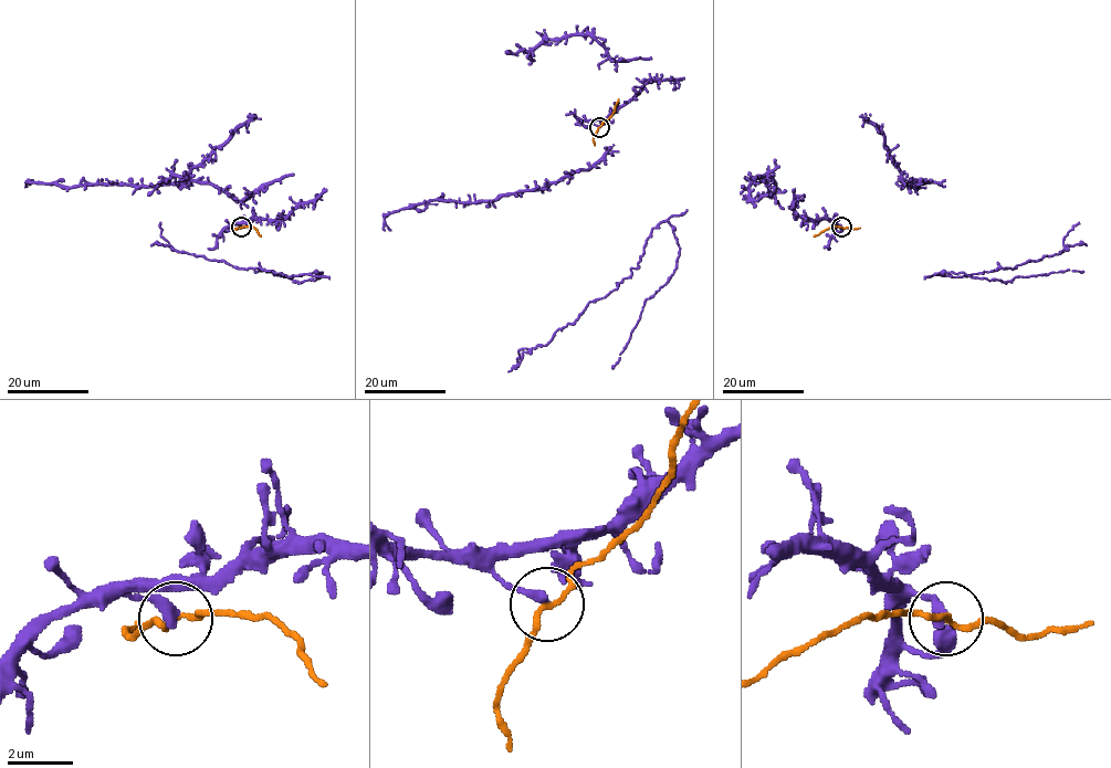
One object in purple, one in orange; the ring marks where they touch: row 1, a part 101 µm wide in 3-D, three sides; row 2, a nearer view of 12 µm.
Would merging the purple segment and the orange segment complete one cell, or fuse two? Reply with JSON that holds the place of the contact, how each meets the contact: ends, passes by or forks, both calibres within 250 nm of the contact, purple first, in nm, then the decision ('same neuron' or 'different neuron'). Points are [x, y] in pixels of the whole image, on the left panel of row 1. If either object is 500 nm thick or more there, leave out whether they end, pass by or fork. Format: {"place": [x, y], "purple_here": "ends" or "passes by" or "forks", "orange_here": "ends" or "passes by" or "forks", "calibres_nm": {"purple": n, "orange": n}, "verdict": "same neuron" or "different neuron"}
{"place": [241, 227], "purple_here": "ends", "orange_here": "passes by", "calibres_nm": {"purple": 380, "orange": 160}, "verdict": "different neuron"}

